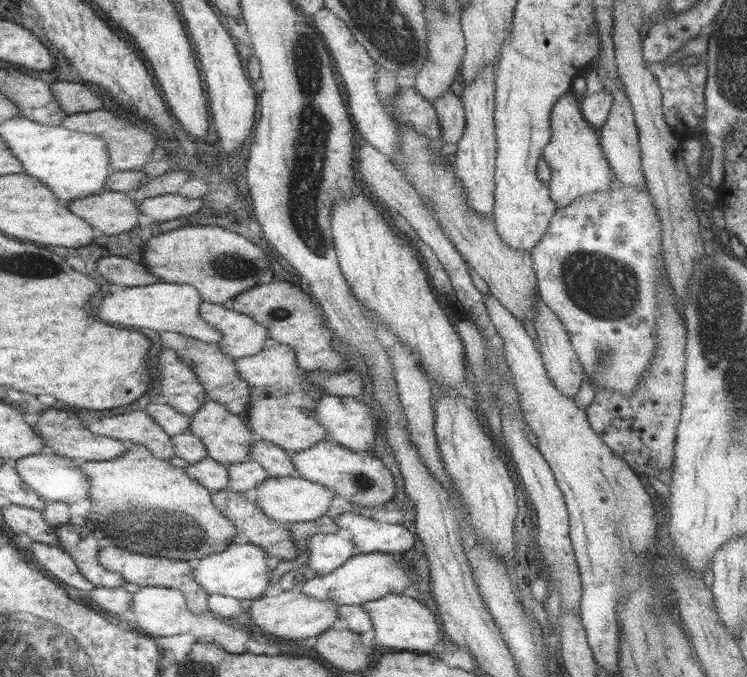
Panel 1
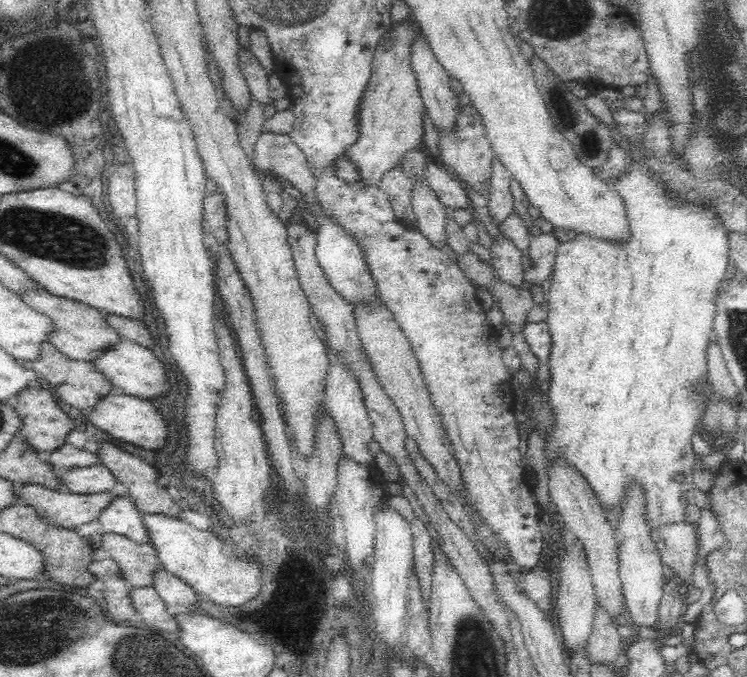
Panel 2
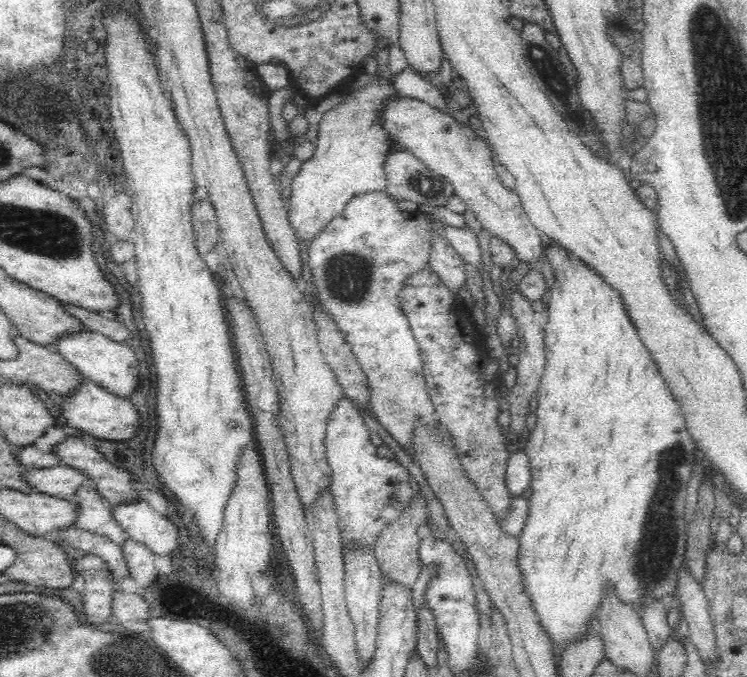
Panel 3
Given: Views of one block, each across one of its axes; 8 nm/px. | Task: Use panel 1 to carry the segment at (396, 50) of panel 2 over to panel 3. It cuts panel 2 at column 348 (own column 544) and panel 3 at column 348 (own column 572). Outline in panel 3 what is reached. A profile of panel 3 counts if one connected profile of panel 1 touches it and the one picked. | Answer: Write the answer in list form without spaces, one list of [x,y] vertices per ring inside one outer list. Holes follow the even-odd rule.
[[[376,73],[370,85],[348,92],[341,104],[321,116],[315,151],[311,159],[301,162],[299,172],[292,179],[290,197],[286,200],[287,215],[299,241],[304,240],[307,245],[312,242],[332,218],[340,216],[346,203],[354,195],[385,190],[387,180],[383,164],[388,153],[396,150],[397,146],[381,127],[381,112],[387,100],[392,97],[402,96],[394,89],[394,82],[389,82]]]

